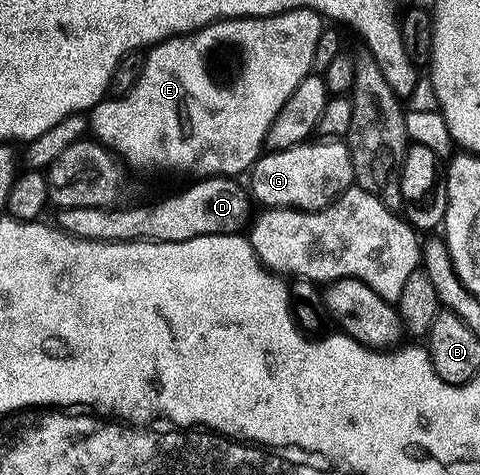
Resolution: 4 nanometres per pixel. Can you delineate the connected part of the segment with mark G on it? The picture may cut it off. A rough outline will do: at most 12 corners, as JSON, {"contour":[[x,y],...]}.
{"contour":[[311,141],[248,172],[266,209],[323,211],[355,186],[350,148]]}

